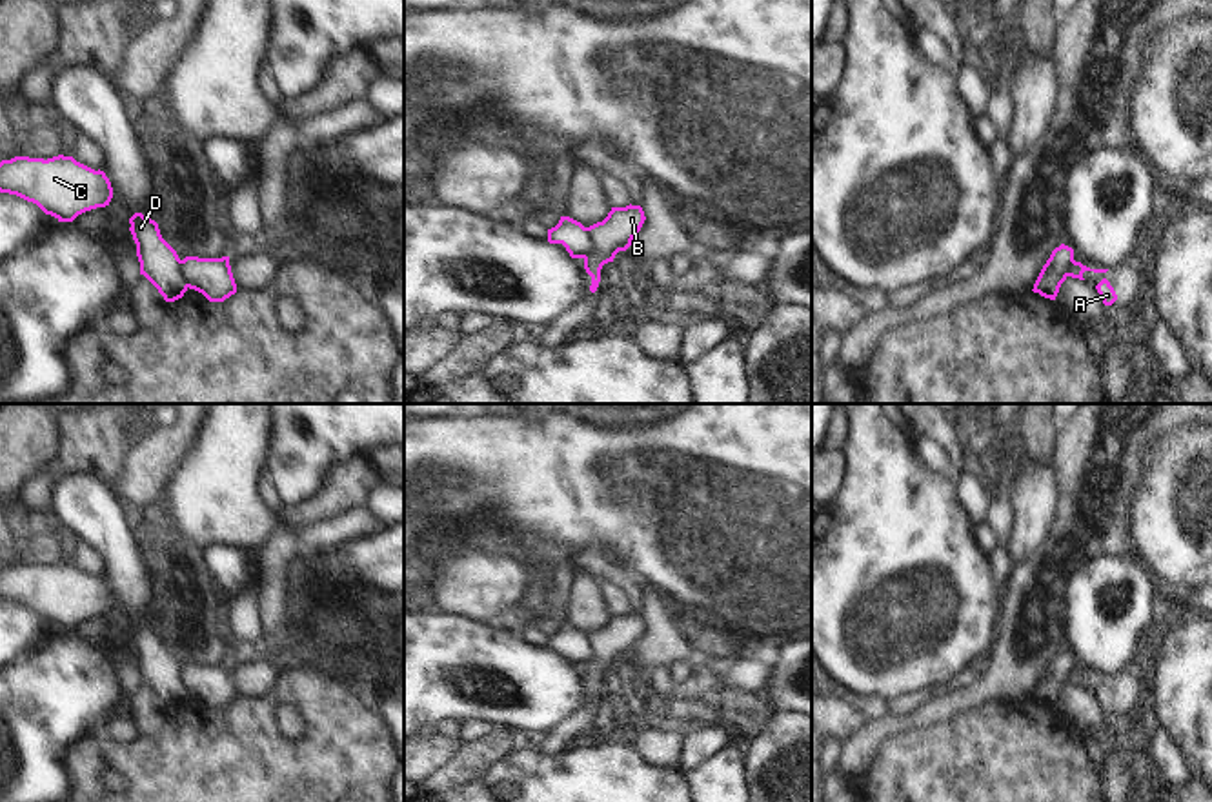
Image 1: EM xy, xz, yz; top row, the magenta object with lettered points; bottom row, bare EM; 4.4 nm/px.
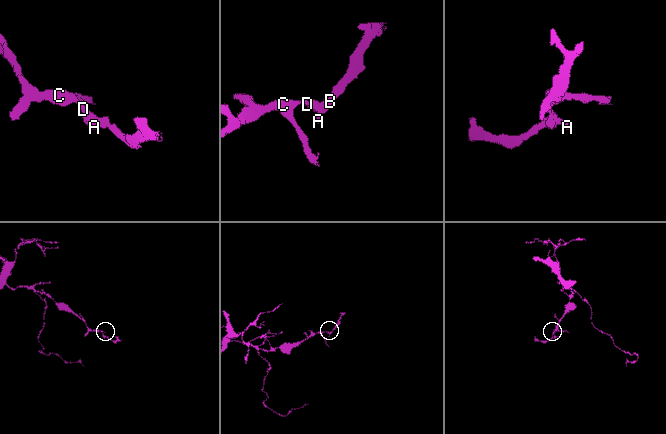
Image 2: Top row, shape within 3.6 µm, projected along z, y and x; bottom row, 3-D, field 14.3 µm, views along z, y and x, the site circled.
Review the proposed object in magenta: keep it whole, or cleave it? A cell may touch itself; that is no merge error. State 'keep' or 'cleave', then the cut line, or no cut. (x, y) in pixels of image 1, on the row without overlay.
cleave; cut in xz along (588, 635), (592, 659), (585, 666)

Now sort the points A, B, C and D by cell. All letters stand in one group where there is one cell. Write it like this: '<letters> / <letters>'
A B / C D

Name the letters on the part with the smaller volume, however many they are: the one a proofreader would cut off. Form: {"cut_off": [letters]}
{"cut_off": ["A", "B"]}

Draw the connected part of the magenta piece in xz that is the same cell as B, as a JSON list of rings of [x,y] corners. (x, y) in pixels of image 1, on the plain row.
[[[641,613],[611,615],[602,629],[588,635],[593,658],[584,666],[584,677],[591,684],[590,698],[595,700],[601,689],[601,677],[613,669],[619,658],[631,653],[646,624]]]

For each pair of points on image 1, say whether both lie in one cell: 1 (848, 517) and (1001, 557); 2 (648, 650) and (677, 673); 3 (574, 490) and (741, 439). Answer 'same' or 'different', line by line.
1: different
2: different
3: same

